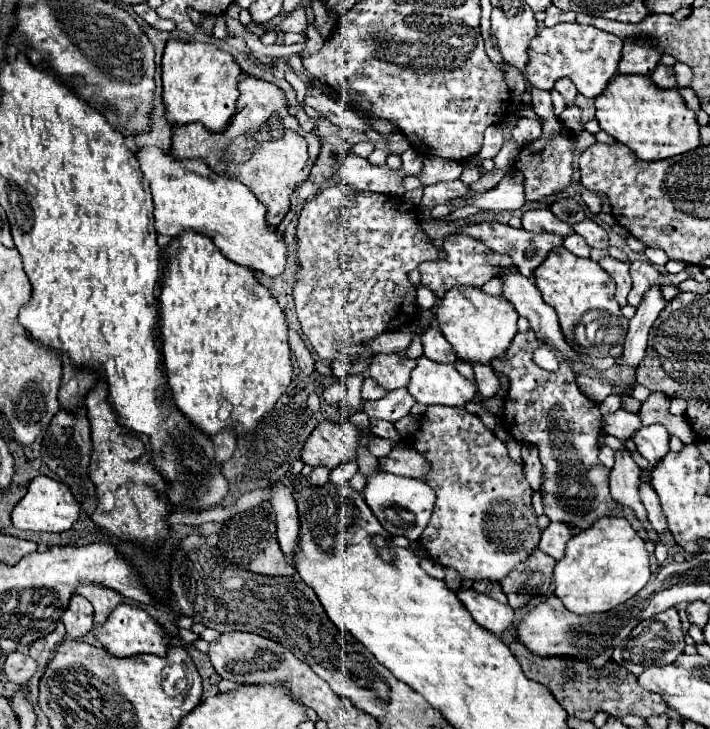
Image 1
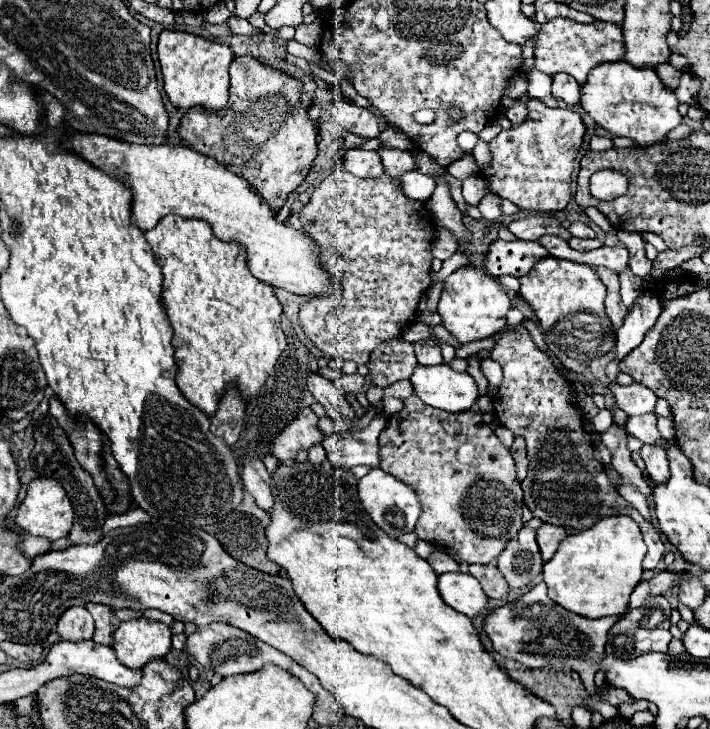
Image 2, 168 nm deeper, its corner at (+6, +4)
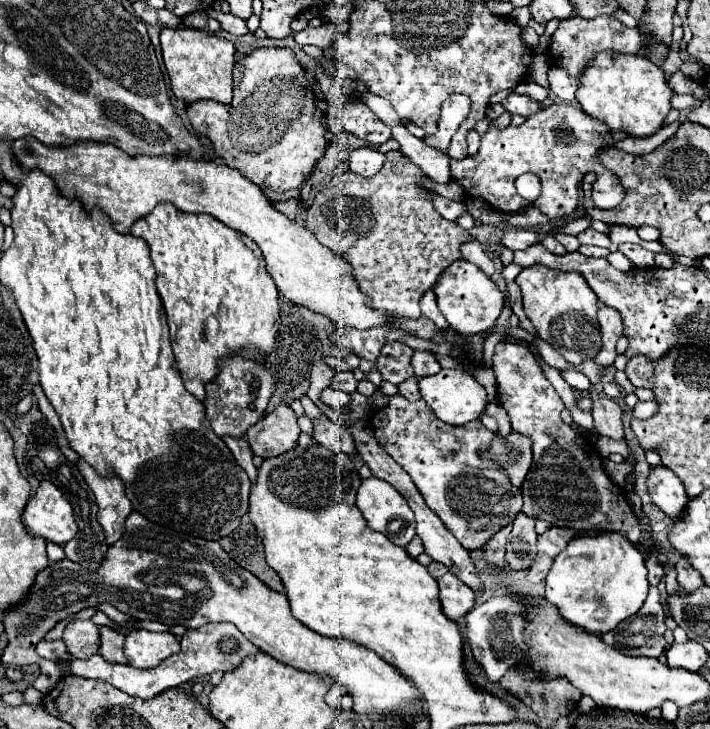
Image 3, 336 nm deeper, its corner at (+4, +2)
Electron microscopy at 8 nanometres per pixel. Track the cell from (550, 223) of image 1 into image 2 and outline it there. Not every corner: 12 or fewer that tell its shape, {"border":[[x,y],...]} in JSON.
{"border":[[530,214],[510,222],[518,240],[538,240],[554,234],[564,240],[570,232],[552,214]]}

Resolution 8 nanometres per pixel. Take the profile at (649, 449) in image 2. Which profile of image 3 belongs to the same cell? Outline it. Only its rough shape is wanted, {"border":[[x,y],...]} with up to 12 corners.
{"border":[[652,468],[648,492],[672,520],[684,516],[688,494],[668,468]]}

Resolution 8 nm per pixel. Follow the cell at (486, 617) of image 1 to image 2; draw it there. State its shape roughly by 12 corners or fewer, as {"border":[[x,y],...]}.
{"border":[[440,574],[438,592],[456,612],[476,618],[488,596],[472,574]]}

